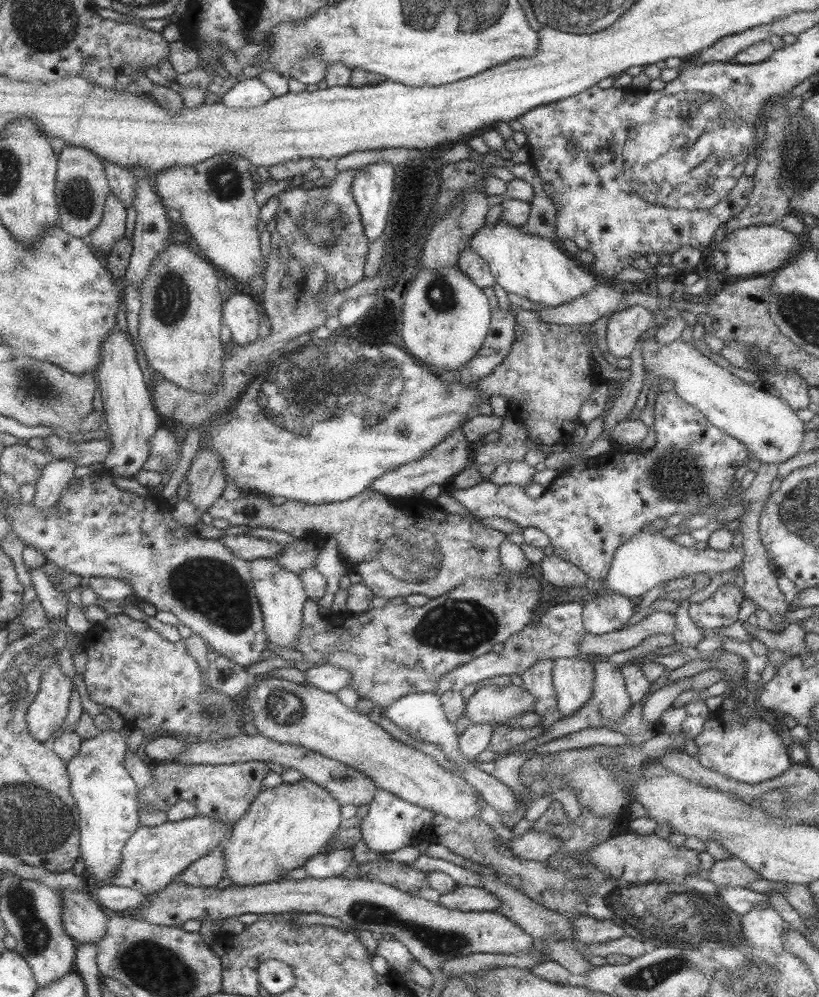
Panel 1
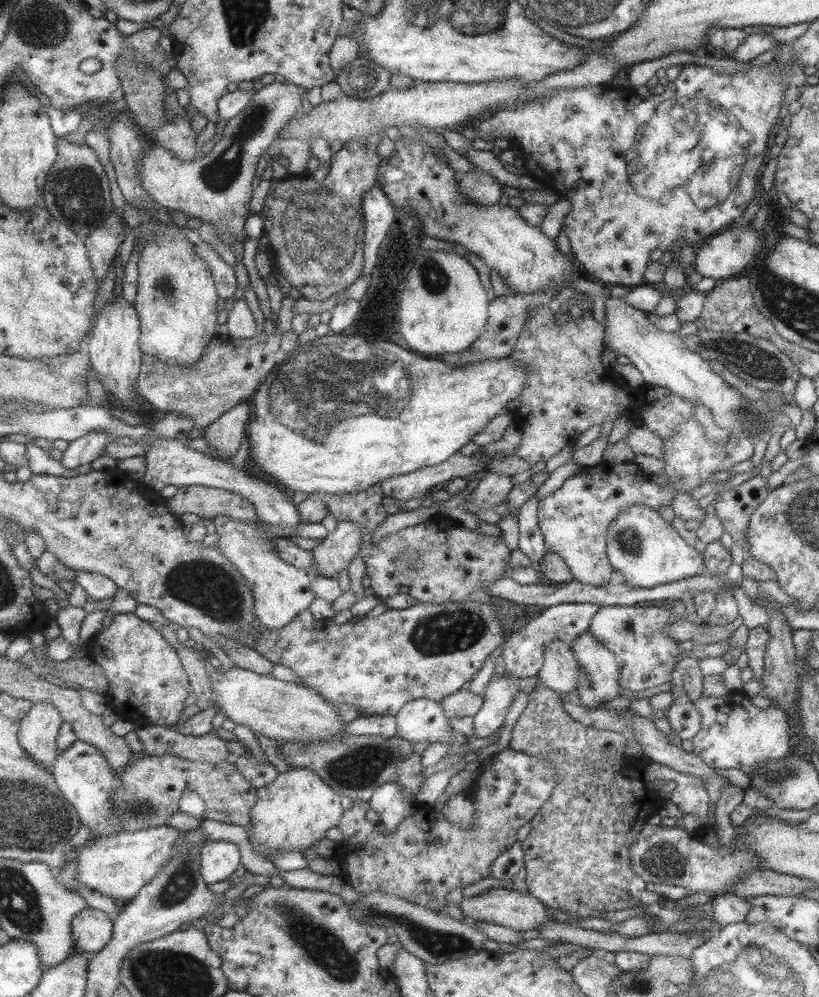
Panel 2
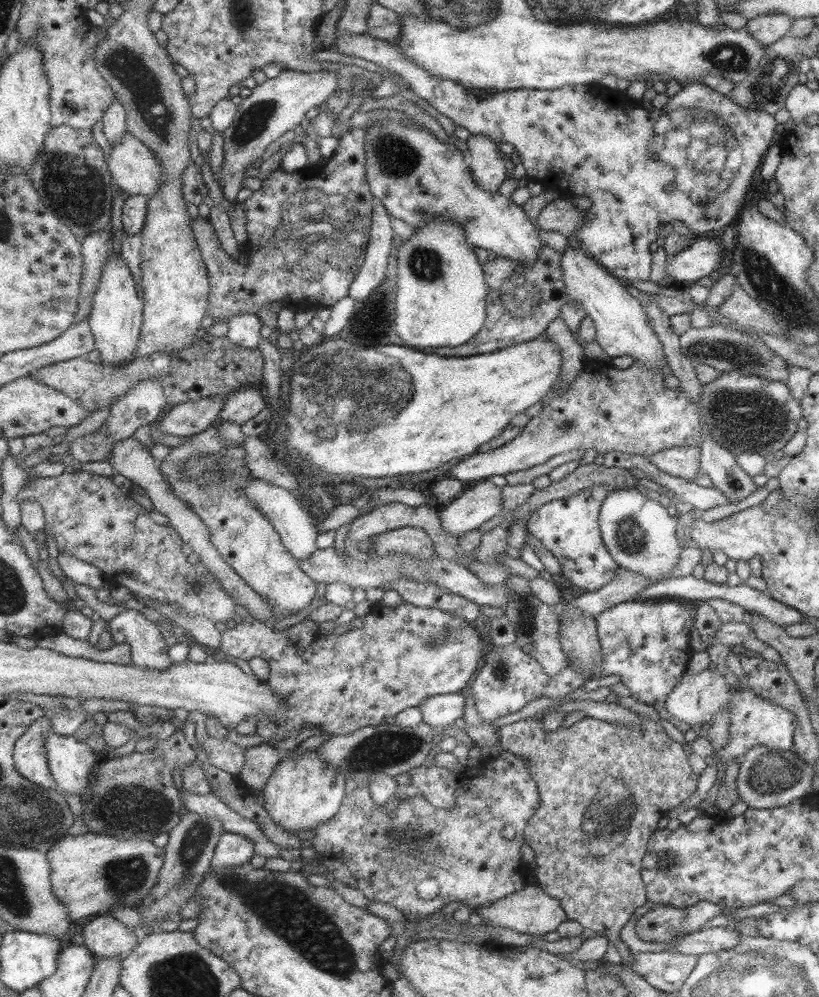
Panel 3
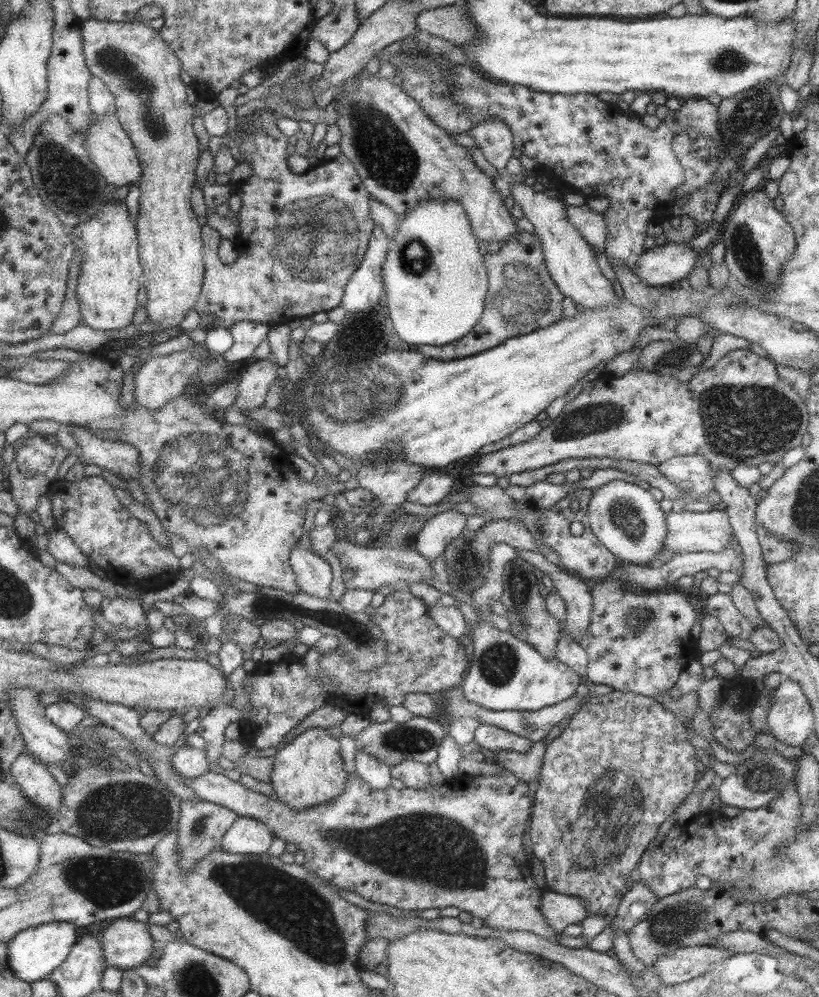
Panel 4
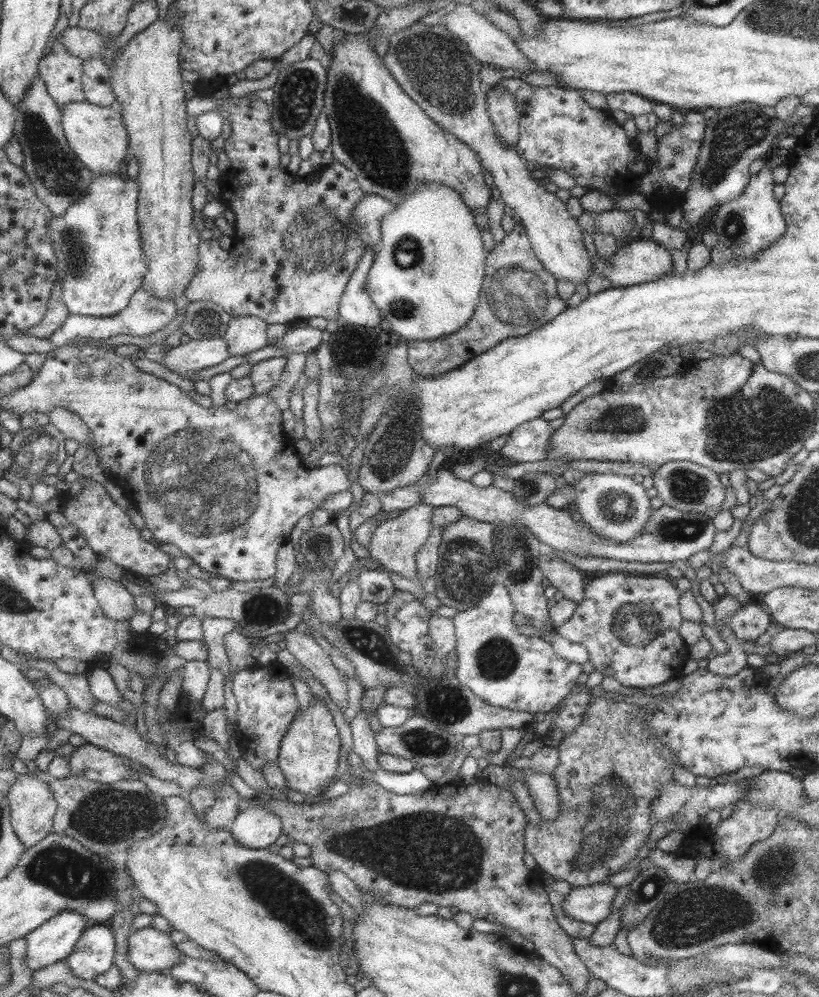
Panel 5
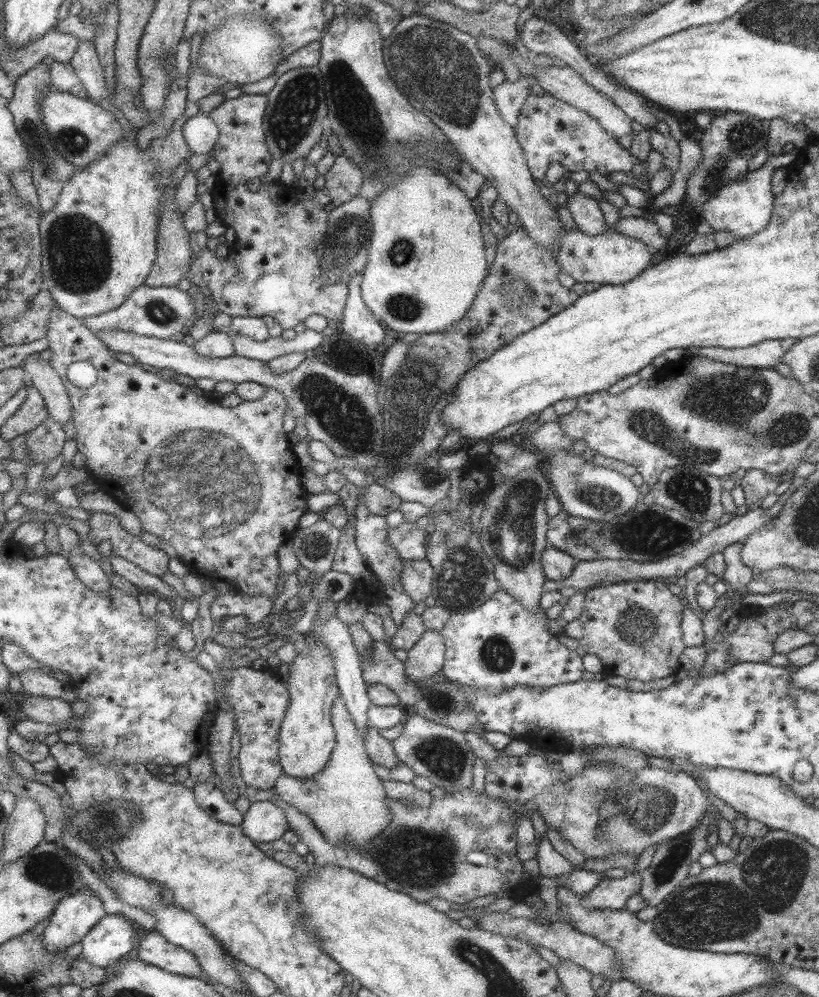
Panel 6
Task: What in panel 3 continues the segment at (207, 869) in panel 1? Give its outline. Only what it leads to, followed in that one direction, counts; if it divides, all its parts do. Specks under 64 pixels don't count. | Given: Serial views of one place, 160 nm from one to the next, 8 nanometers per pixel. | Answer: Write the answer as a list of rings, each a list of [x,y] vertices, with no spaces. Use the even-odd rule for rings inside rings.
[[[223,832],[208,871],[227,868],[227,866],[242,866],[248,863],[254,853],[253,842],[234,832]]]

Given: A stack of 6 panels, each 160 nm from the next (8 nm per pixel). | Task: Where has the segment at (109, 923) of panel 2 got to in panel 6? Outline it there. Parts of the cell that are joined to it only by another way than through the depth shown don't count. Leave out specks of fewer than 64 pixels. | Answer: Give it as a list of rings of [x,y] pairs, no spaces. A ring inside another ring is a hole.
[[[157,930],[147,934],[139,942],[138,957],[151,966],[161,967],[170,974],[186,975],[190,978],[202,979],[201,964],[190,951],[173,946]]]

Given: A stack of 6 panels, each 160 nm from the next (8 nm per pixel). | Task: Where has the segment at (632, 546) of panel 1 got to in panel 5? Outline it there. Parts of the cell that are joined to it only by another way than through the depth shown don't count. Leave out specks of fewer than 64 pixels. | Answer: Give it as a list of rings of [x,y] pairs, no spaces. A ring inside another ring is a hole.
[[[584,473],[577,484],[573,484],[572,509],[581,523],[599,536],[617,542],[631,540],[652,513],[641,484],[633,482],[631,477],[611,473]]]

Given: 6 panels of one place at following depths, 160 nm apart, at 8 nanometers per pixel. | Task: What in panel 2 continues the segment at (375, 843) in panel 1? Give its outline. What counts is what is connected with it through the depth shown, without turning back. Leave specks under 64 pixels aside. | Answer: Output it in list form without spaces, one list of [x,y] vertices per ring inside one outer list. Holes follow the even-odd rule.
[[[386,782],[378,786],[367,800],[371,810],[379,814],[376,825],[383,836],[389,836],[397,823],[414,813],[415,802],[403,797],[395,782]]]

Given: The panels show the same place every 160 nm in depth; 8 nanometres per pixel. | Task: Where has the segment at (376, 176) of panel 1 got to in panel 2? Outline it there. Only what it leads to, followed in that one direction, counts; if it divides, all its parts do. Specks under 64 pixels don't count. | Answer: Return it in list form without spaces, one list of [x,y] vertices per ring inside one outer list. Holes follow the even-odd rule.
[[[378,183],[372,186],[363,197],[363,214],[366,218],[363,276],[370,278],[378,261],[379,246],[381,246],[395,214],[393,203],[390,202],[382,187],[378,186]]]

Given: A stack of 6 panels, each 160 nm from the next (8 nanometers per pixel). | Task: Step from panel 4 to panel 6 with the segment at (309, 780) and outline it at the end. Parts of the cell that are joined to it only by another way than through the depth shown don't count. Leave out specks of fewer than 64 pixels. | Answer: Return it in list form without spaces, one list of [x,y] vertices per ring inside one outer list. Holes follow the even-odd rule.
[[[311,631],[305,633],[305,644],[306,651],[297,653],[291,664],[282,669],[288,673],[286,690],[290,702],[279,729],[279,762],[283,774],[296,779],[311,778],[321,772],[337,741],[333,720],[329,720],[329,710],[338,696],[334,658]]]

